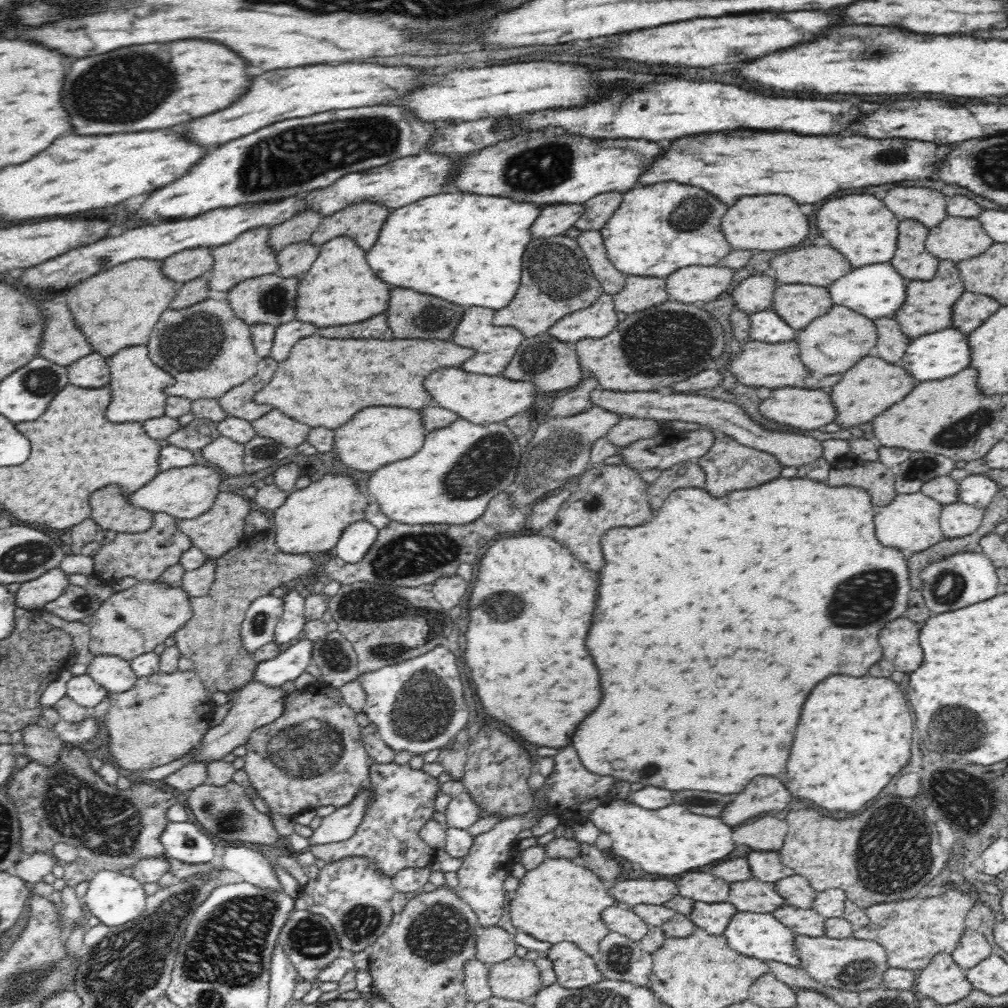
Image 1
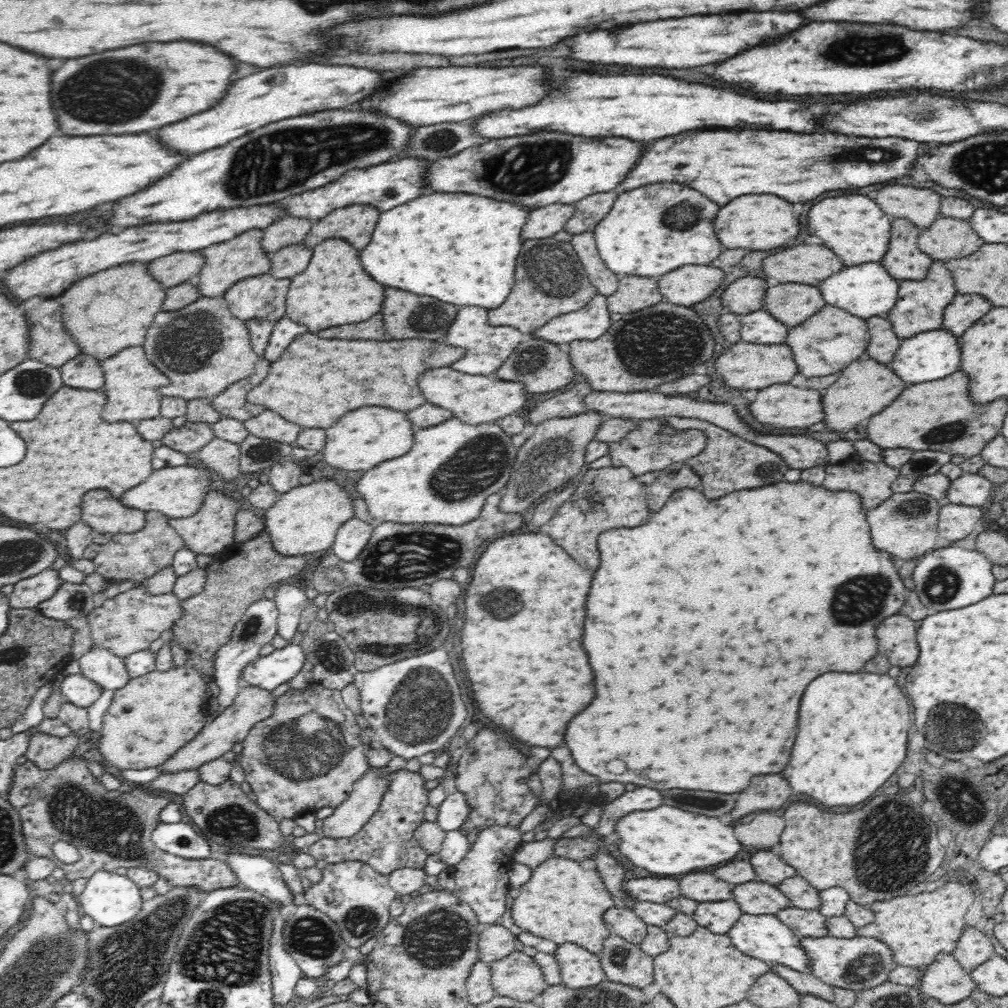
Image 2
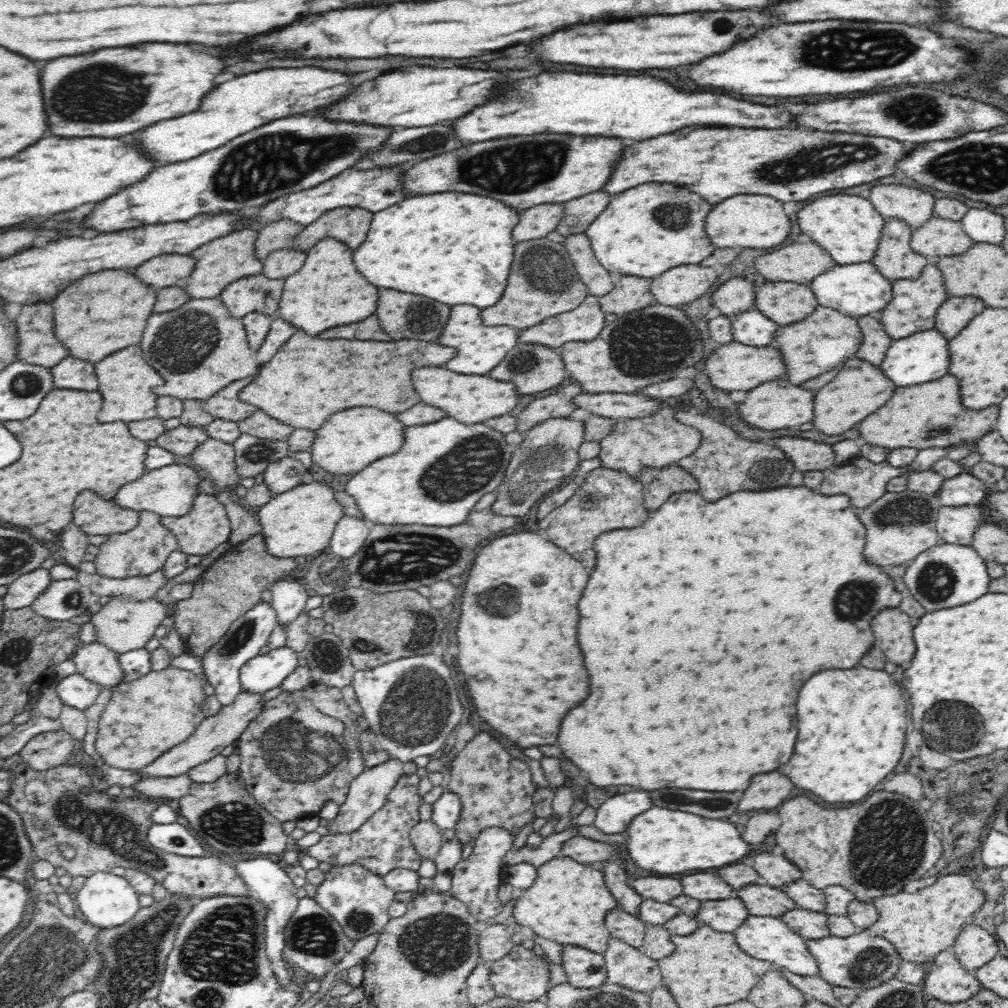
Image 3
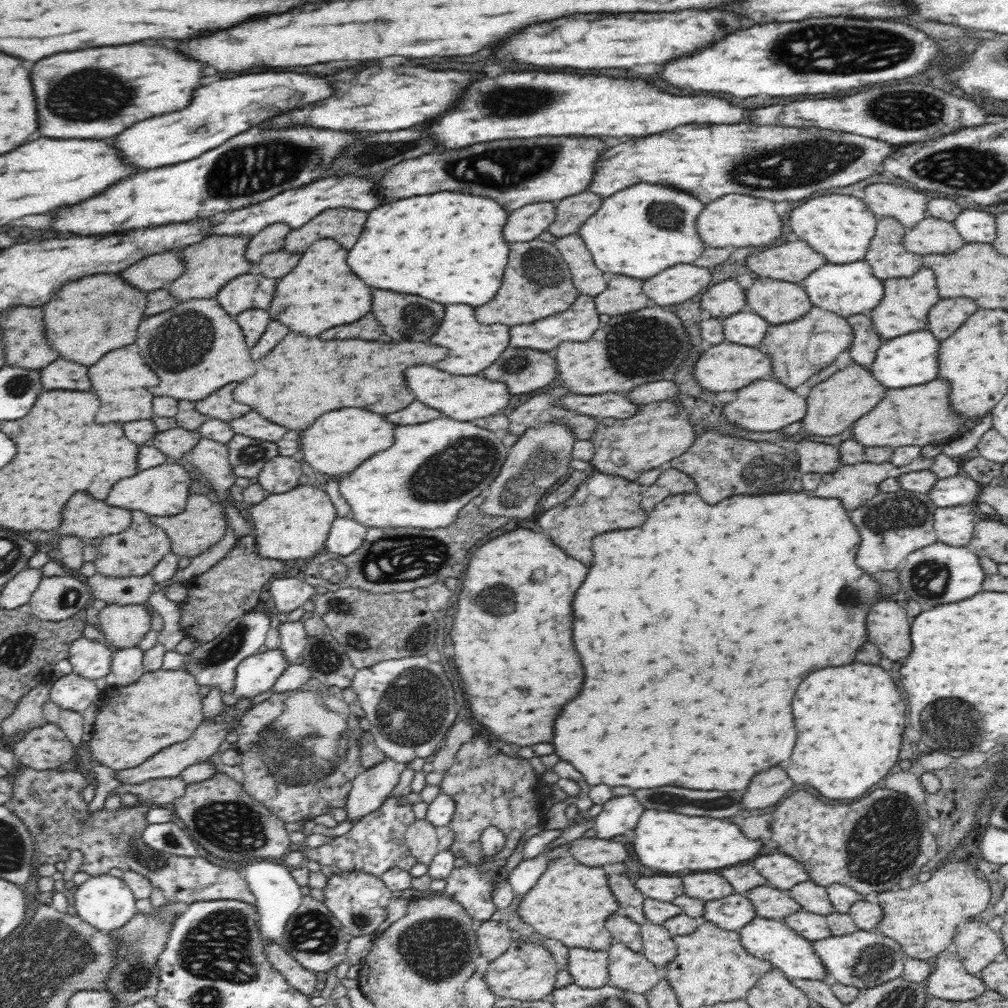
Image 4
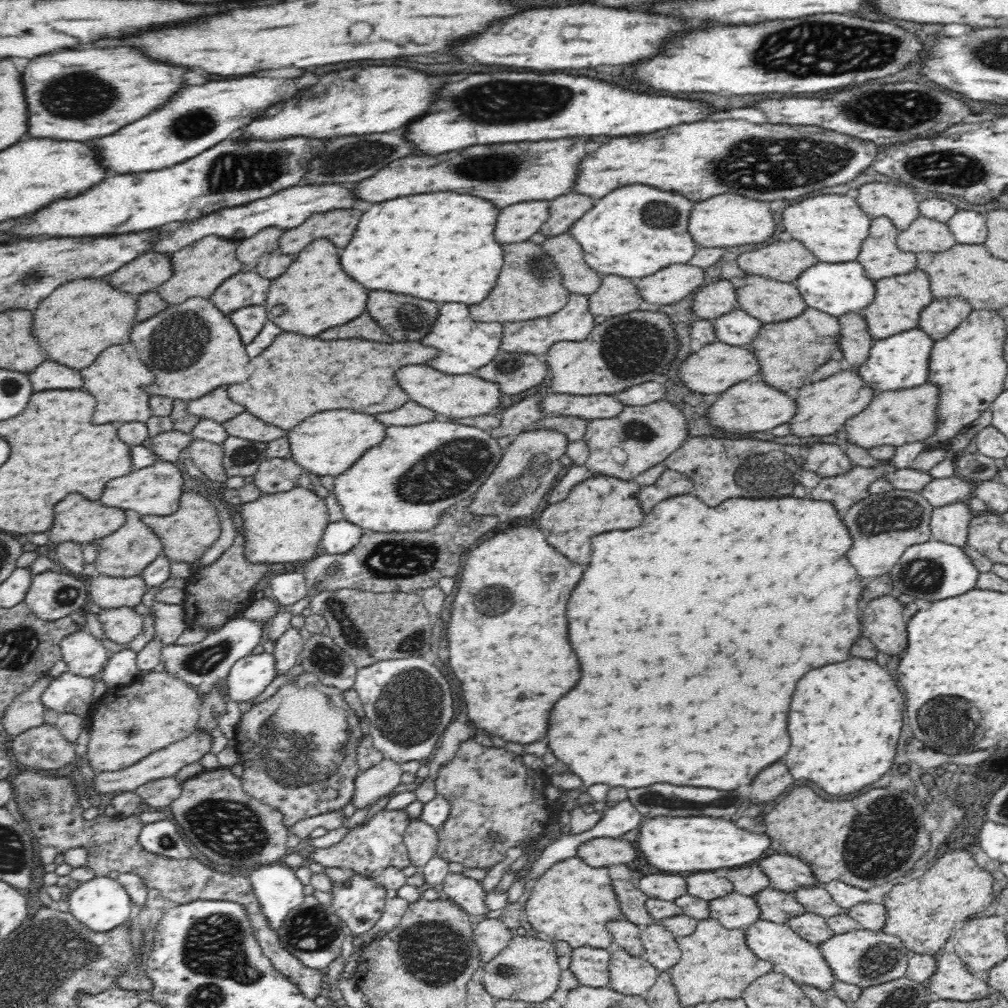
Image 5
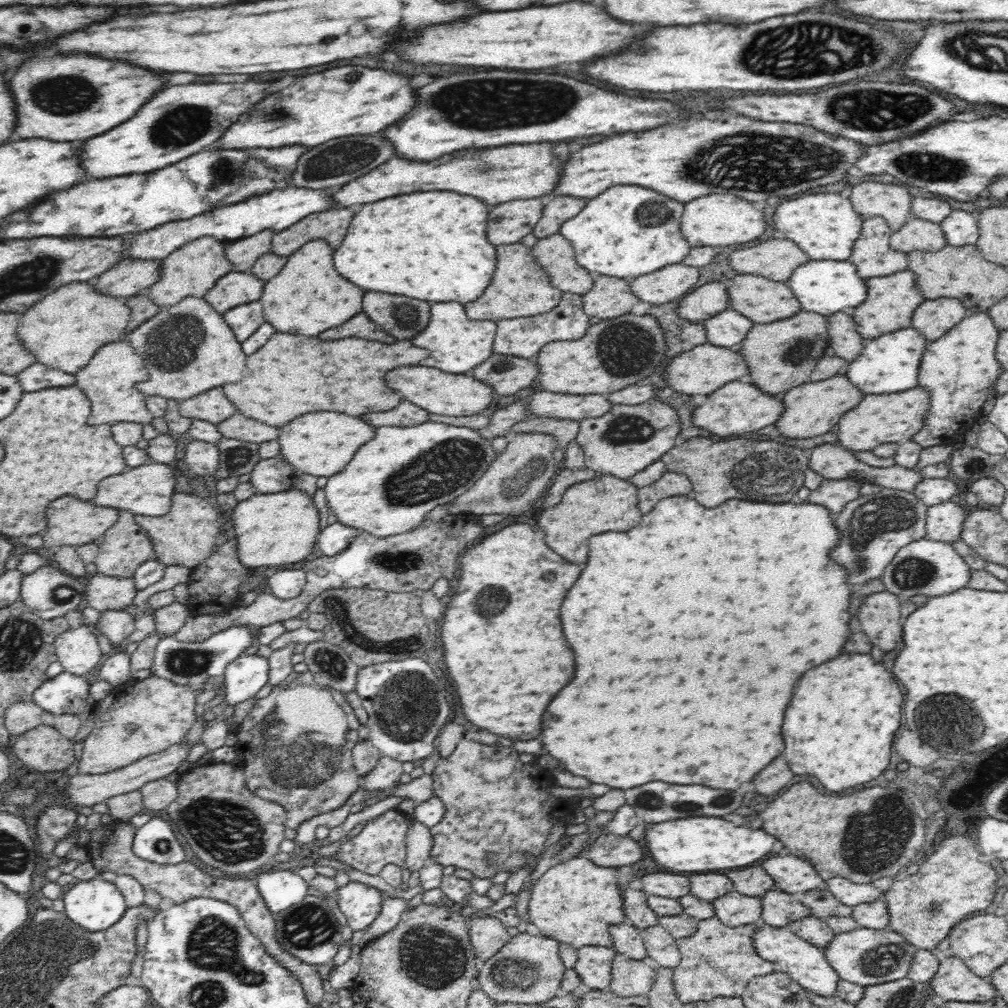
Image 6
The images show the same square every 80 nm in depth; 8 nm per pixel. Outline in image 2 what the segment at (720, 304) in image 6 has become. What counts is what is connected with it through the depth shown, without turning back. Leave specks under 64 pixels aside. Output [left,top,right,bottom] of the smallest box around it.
[721,276,767,315]

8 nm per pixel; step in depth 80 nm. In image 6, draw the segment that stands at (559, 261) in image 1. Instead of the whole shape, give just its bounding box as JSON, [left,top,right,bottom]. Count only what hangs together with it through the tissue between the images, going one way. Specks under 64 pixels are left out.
[465,243,562,320]

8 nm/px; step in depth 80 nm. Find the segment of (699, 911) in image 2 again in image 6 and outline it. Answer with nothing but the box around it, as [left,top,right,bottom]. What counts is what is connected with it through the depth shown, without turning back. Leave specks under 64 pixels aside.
[712,892,762,928]

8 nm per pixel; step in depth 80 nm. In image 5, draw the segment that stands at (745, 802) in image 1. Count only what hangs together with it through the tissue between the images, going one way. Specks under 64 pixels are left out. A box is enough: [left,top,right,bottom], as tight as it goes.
[750,762,794,802]

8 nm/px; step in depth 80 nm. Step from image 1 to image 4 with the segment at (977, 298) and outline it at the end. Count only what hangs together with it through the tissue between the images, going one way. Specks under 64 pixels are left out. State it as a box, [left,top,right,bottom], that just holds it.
[928,297,979,341]

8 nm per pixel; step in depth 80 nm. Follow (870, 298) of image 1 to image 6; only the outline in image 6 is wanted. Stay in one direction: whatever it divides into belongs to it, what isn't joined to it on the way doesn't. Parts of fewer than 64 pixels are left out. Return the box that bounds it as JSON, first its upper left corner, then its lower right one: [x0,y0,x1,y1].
[787,260,868,316]

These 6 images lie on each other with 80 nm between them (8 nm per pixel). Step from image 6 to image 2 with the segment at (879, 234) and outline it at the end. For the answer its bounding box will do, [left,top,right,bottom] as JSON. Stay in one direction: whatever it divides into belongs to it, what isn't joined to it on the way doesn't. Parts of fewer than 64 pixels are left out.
[881,218,934,281]

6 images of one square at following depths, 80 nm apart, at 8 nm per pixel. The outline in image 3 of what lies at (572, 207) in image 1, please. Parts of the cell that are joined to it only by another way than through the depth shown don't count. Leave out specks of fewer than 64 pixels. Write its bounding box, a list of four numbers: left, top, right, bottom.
[512,203,566,242]

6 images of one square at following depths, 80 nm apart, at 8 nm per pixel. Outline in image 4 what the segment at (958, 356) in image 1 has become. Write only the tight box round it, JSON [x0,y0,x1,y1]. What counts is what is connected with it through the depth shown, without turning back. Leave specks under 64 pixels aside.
[871,329,941,388]

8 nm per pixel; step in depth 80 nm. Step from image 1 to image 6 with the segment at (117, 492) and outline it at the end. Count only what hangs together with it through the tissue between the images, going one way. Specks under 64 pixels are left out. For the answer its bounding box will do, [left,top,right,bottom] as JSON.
[44,496,119,547]

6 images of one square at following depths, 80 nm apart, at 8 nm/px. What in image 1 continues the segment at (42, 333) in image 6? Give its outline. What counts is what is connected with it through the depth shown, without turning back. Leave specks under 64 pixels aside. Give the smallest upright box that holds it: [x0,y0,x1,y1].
[66,260,180,358]

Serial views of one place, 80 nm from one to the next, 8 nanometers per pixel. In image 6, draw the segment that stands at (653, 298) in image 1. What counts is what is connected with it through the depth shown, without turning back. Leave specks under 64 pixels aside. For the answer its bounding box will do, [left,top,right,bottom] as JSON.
[583,275,639,319]

